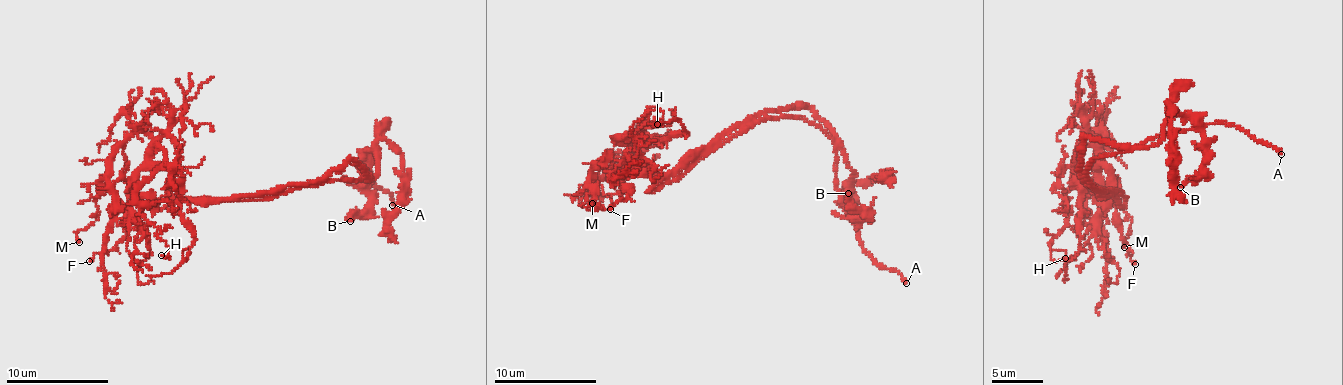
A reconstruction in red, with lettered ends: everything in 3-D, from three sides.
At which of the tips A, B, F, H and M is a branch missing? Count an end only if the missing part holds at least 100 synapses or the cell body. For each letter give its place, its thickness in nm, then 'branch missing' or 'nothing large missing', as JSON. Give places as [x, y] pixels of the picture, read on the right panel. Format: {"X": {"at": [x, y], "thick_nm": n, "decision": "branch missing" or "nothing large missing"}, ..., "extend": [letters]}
{"A": {"at": [1281, 154], "thick_nm": 200, "decision": "branch missing"}, "B": {"at": [1180, 187], "thick_nm": 190, "decision": "nothing large missing"}, "F": {"at": [1135, 264], "thick_nm": 130, "decision": "nothing large missing"}, "H": {"at": [1065, 258], "thick_nm": 160, "decision": "nothing large missing"}, "M": {"at": [1124, 247], "thick_nm": 120, "decision": "nothing large missing"}, "extend": ["A"]}

